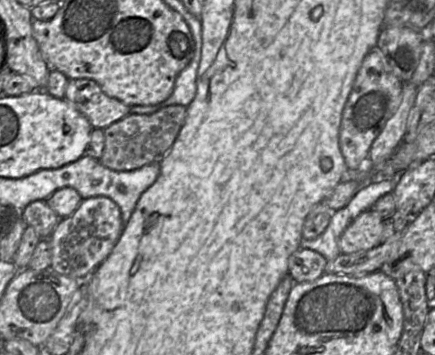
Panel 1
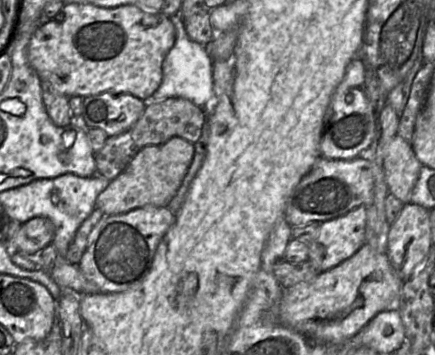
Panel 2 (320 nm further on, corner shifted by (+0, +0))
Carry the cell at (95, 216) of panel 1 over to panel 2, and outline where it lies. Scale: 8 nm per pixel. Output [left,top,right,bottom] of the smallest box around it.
[77,206,176,292]

